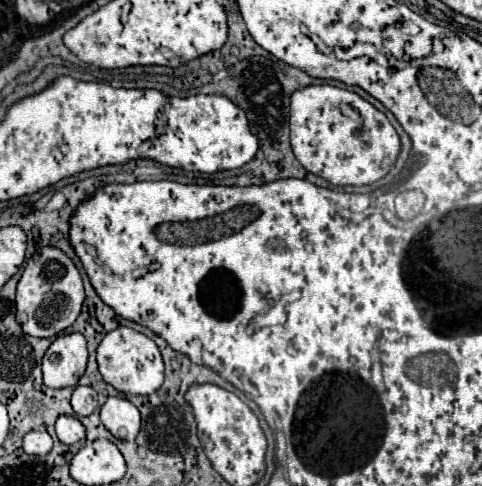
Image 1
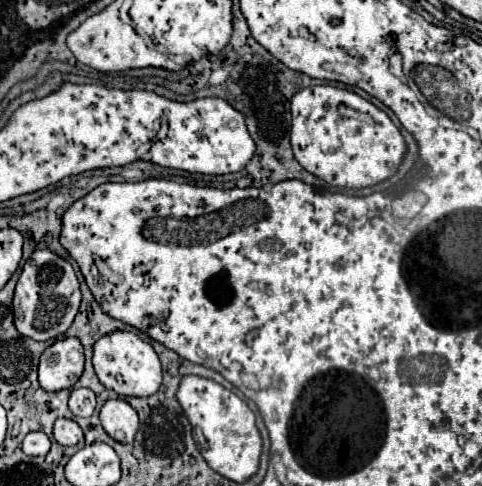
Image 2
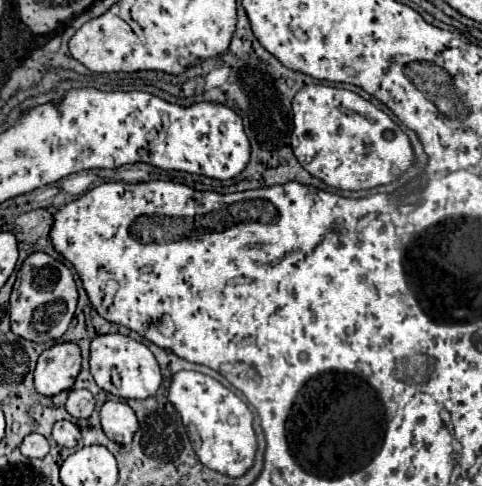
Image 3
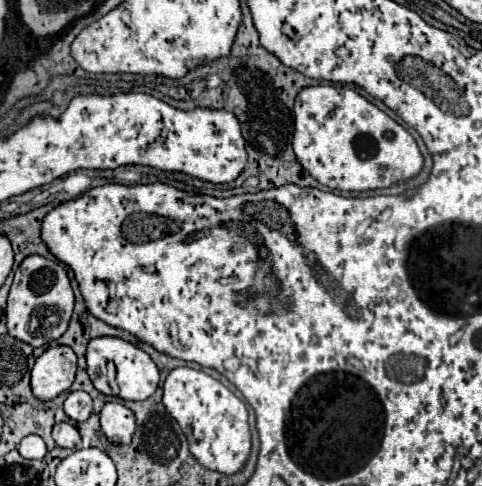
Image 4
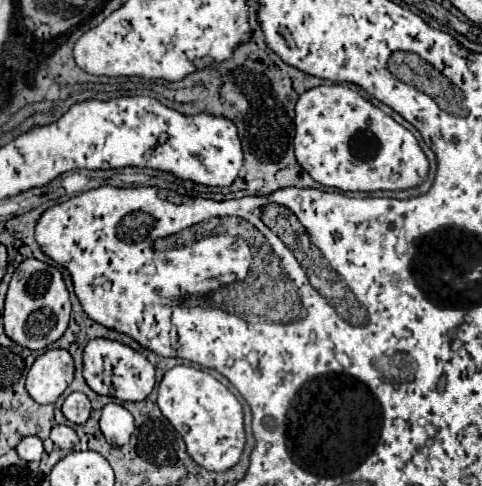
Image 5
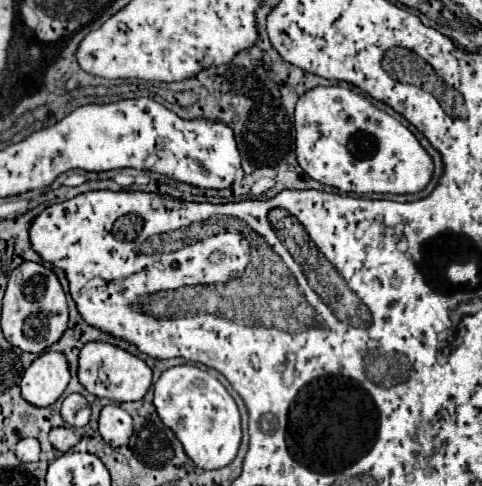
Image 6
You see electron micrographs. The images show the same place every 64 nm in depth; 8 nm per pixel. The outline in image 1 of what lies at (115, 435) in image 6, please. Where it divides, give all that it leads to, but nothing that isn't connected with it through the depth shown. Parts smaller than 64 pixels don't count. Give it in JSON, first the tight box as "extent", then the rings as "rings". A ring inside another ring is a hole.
{"extent":[100,396,142,440],"rings":[[[108,396],[100,408],[100,420],[112,432],[112,436],[120,440],[134,440],[142,422],[138,408],[122,396]]]}

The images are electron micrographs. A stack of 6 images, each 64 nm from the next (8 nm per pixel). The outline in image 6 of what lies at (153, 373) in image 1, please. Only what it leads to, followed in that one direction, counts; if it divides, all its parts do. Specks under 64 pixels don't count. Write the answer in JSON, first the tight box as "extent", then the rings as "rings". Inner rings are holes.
{"extent":[78,342,152,402],"rings":[[[104,342],[86,344],[80,350],[78,378],[90,394],[94,394],[98,398],[110,398],[114,402],[142,400],[146,396],[146,392],[150,390],[150,386],[152,386],[152,370],[144,360],[140,360],[138,356],[126,352],[120,346],[104,344]]]}

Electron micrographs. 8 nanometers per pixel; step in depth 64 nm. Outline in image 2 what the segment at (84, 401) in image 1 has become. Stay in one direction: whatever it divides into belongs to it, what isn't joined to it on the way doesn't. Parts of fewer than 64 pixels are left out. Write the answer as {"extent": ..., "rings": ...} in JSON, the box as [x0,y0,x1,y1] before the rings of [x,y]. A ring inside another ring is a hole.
{"extent":[68,388,96,416],"rings":[[[74,388],[68,406],[74,416],[92,416],[96,408],[96,394],[90,388]]]}

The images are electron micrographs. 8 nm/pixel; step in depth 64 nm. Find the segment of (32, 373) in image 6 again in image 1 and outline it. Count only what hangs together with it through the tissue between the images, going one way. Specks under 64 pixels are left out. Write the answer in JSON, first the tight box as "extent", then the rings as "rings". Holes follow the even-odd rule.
{"extent":[42,334,88,388],"rings":[[[60,334],[42,358],[44,384],[50,388],[76,386],[88,364],[88,346],[84,334]]]}

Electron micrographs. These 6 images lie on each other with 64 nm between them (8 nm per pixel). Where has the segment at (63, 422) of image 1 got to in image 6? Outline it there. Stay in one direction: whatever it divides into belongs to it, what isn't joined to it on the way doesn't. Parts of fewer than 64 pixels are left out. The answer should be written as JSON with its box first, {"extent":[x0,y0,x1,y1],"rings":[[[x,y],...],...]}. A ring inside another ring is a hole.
{"extent":[50,428,78,452],"rings":[[[52,428],[52,430],[50,430],[50,442],[52,442],[52,446],[54,446],[56,450],[68,452],[68,450],[72,450],[72,448],[76,446],[78,438],[76,438],[76,434],[72,432],[72,428]]]}

